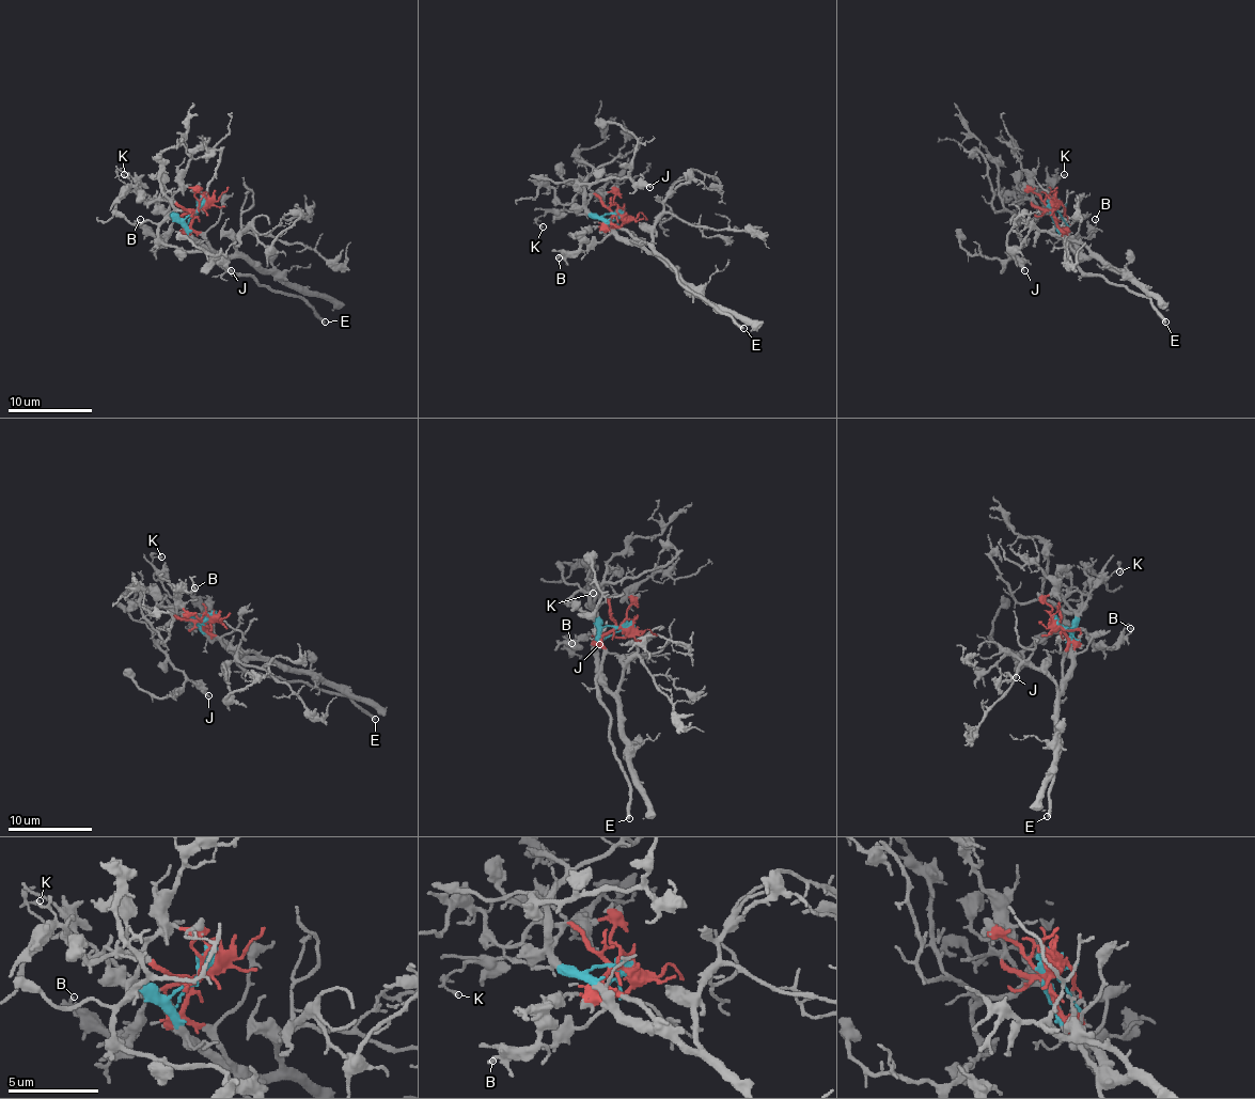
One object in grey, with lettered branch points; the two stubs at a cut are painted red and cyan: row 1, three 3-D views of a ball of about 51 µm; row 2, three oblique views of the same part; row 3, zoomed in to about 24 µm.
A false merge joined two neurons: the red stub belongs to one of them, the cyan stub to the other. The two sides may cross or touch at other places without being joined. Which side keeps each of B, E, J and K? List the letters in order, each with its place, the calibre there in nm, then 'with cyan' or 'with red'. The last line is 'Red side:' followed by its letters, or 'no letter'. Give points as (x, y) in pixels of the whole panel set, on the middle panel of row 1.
B: place (559, 257); calibre 140 nm; with red
E: place (743, 328); calibre 280 nm; with red
J: place (649, 187); calibre 240 nm; with cyan
K: place (543, 226); calibre 160 nm; with cyan
Red side: B, E

